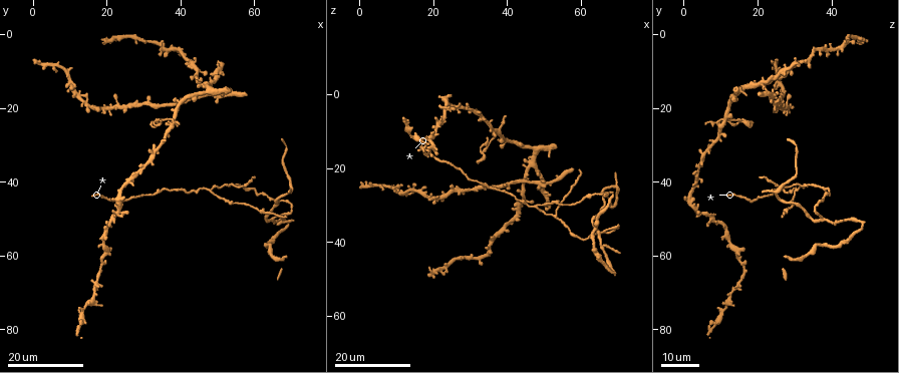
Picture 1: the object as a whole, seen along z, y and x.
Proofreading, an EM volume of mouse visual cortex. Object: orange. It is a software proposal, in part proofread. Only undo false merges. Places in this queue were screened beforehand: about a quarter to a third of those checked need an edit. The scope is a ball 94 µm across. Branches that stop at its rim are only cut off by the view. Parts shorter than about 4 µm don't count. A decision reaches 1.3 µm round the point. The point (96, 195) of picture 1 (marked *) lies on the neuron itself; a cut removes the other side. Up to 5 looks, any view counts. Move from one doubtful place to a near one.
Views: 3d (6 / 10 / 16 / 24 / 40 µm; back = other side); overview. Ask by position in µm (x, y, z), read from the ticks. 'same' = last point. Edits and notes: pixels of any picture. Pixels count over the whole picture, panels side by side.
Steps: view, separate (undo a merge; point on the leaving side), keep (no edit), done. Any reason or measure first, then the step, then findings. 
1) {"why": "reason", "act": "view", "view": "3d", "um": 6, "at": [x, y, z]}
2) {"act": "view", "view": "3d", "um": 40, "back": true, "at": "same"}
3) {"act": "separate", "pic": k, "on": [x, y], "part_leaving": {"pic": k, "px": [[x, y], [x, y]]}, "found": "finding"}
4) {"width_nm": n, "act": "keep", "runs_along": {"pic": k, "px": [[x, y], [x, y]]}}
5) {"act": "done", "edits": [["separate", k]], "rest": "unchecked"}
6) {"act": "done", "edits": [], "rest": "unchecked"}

{"why": "thin arm on a thick one", "act": "view", "view": "3d", "um": 16, "at": [53.0, 41.0, 33.5]}

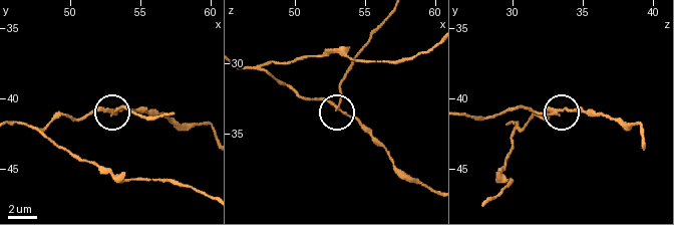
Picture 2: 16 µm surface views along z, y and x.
{"act": "view", "view": "3d", "um": 6, "at": [53.2, 40.8, 33.2]}

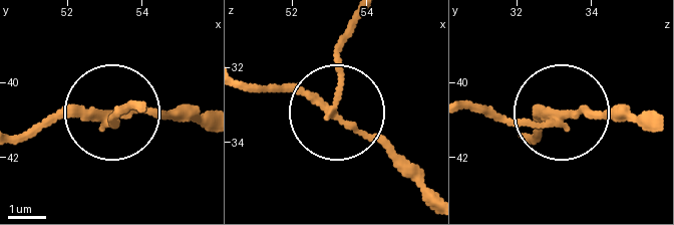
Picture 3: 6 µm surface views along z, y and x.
{"act": "separate", "pic": 3, "on": [116, 116], "part_leaving": {"pic": 3, "px": [[332, 106], [351, 24]]}, "found": "two neurons meet here"}

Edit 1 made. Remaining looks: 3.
{"act": "view", "view": "overview"}

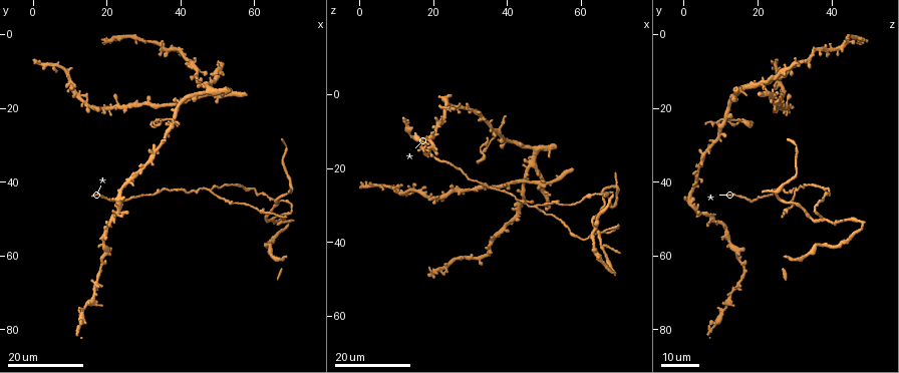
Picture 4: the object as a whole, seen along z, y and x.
{"why": "three-way junction", "act": "view", "view": "3d", "um": 24, "at": [47.5, 42.0, 30.0]}

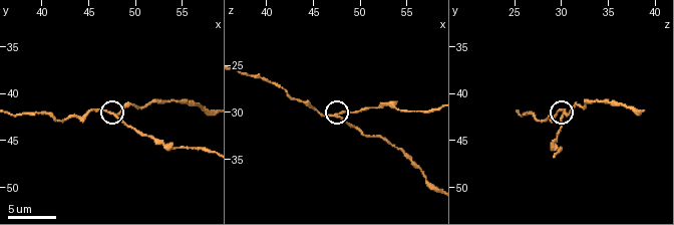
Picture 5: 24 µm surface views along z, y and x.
{"why": "zoom in", "act": "view", "view": "3d", "um": 6, "at": [48.0, 42.2, 30.0]}

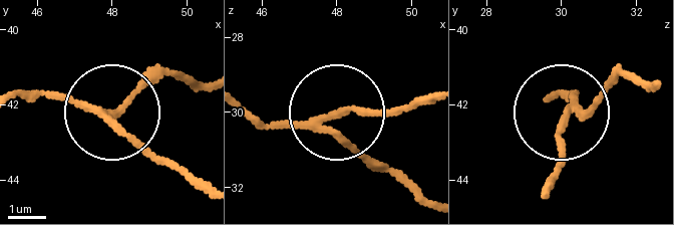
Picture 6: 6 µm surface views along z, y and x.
{"arms": 3, "act": "separate", "pic": 6, "on": [133, 140], "part_leaving": {"pic": 6, "px": [[91, 108], [203, 179]]}, "found": "a second neuron is stuck on"}

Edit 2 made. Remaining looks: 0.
{"act": "done", "edits": [["separate", 3], ["separate", 6]], "rest": "unchecked"}

